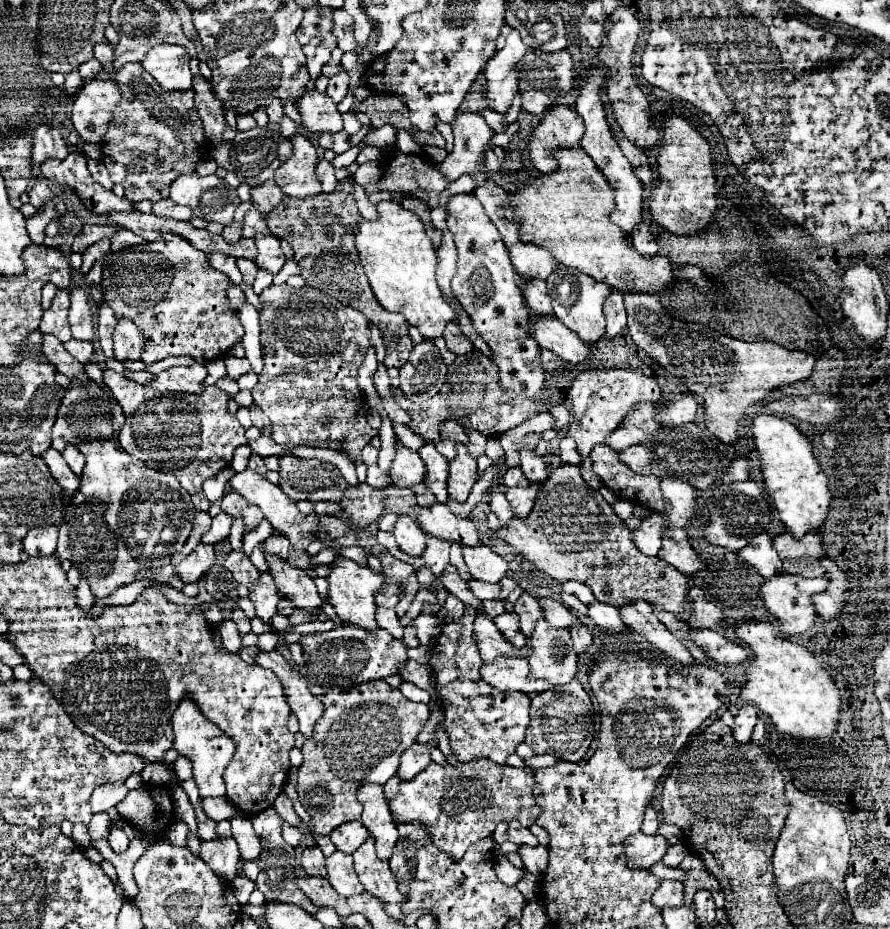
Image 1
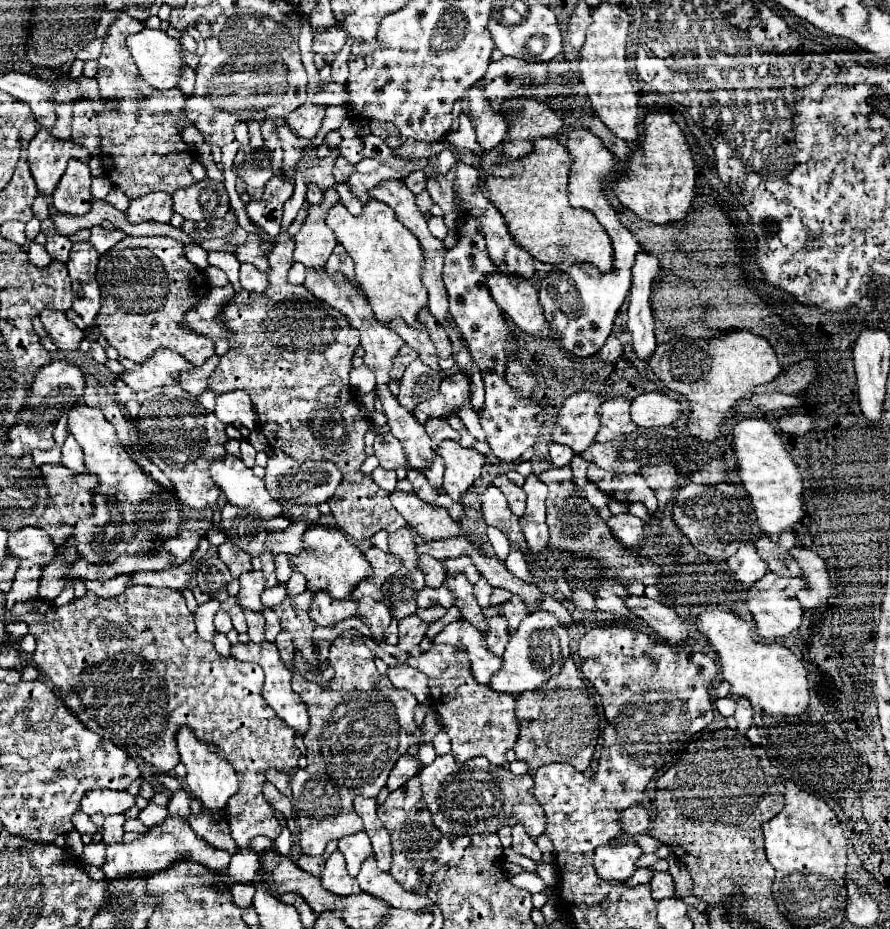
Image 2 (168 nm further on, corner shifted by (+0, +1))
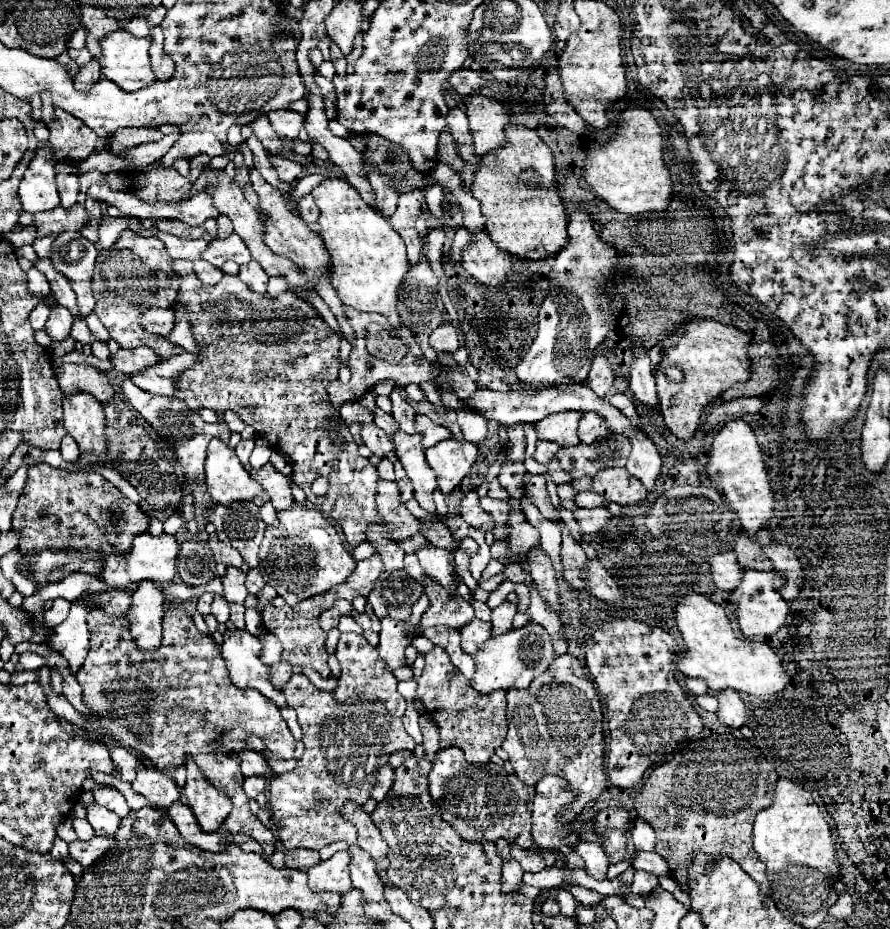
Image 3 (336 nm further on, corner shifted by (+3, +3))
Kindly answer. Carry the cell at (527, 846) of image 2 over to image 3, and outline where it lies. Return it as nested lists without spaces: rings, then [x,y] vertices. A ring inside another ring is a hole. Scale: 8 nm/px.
[[[512,844],[512,852],[510,852],[520,864],[524,870],[530,870],[530,872],[540,872],[546,868],[546,862],[540,854],[532,852],[532,850],[520,850],[516,844]]]

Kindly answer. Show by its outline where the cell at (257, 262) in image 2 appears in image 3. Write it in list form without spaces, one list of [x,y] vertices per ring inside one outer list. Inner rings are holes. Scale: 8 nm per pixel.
[[[232,234],[228,238],[224,238],[224,240],[220,240],[220,238],[212,240],[208,244],[206,252],[202,254],[202,258],[208,260],[210,264],[218,266],[218,268],[222,268],[222,264],[228,262],[228,260],[232,260],[236,264],[248,264],[252,260],[244,240],[238,234]]]

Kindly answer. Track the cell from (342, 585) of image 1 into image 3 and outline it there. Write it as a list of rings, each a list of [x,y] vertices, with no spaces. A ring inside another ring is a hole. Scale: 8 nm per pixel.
[[[296,503],[286,512],[278,512],[278,518],[280,526],[268,526],[264,532],[258,552],[258,568],[264,580],[276,588],[288,606],[294,606],[314,594],[328,592],[354,572],[356,560],[346,550],[340,534],[320,511]]]

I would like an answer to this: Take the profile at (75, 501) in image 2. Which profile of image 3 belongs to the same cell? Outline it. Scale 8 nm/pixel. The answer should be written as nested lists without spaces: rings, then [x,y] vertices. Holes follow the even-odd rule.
[[[34,464],[28,468],[26,486],[14,510],[12,526],[22,534],[20,548],[26,548],[26,552],[42,548],[82,548],[86,552],[82,560],[76,560],[62,570],[54,570],[48,576],[50,582],[58,582],[70,572],[98,574],[100,560],[106,552],[120,548],[122,552],[128,550],[132,538],[148,530],[148,516],[138,504],[132,504],[116,486],[96,472],[72,474],[48,464]]]

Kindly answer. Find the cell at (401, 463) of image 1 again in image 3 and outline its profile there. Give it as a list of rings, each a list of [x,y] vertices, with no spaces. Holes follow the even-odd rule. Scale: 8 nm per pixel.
[[[364,424],[362,426],[362,440],[372,450],[372,454],[376,454],[376,456],[386,456],[386,454],[394,452],[392,440],[376,424]]]

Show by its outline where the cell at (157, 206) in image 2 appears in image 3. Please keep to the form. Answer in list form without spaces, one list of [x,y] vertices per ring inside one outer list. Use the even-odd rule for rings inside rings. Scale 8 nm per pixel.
[[[102,216],[100,228],[98,228],[98,234],[100,234],[98,246],[110,248],[120,238],[120,234],[124,230],[132,230],[132,232],[140,234],[142,232],[142,218],[136,218],[136,216],[118,216],[118,218]]]

